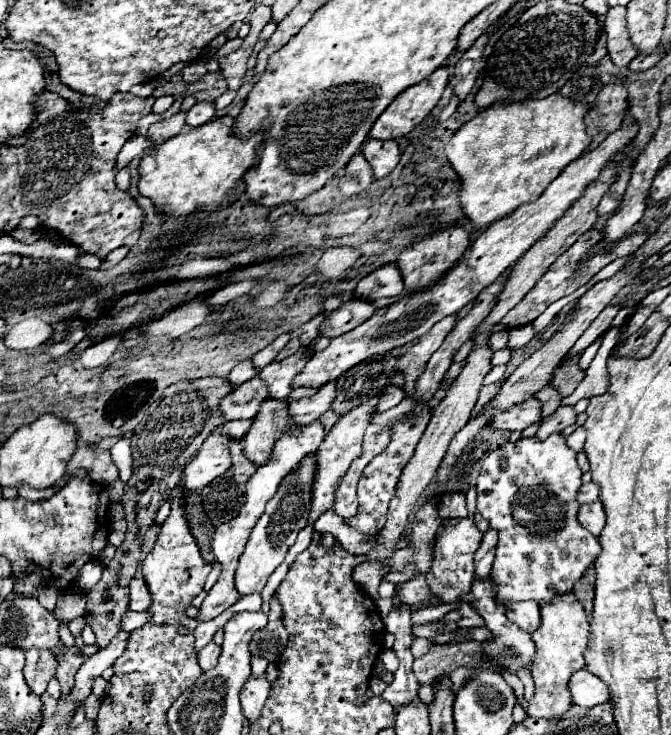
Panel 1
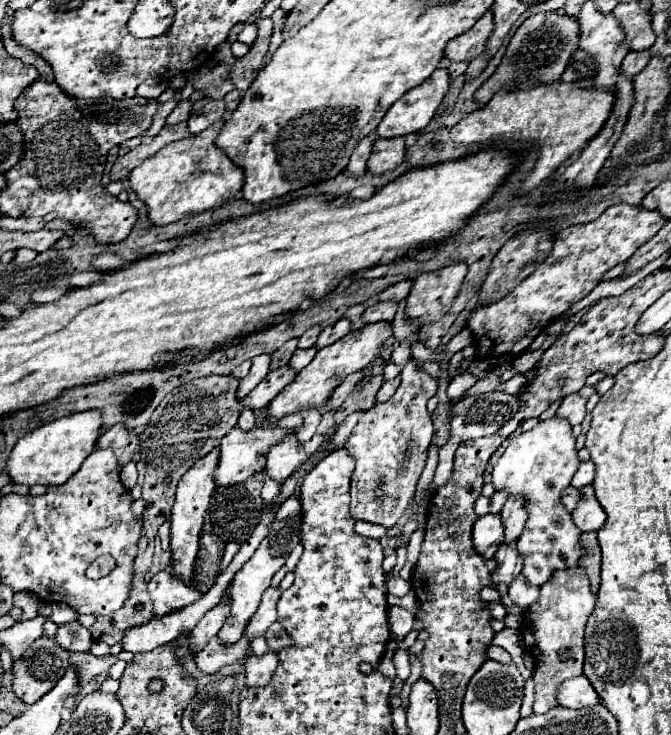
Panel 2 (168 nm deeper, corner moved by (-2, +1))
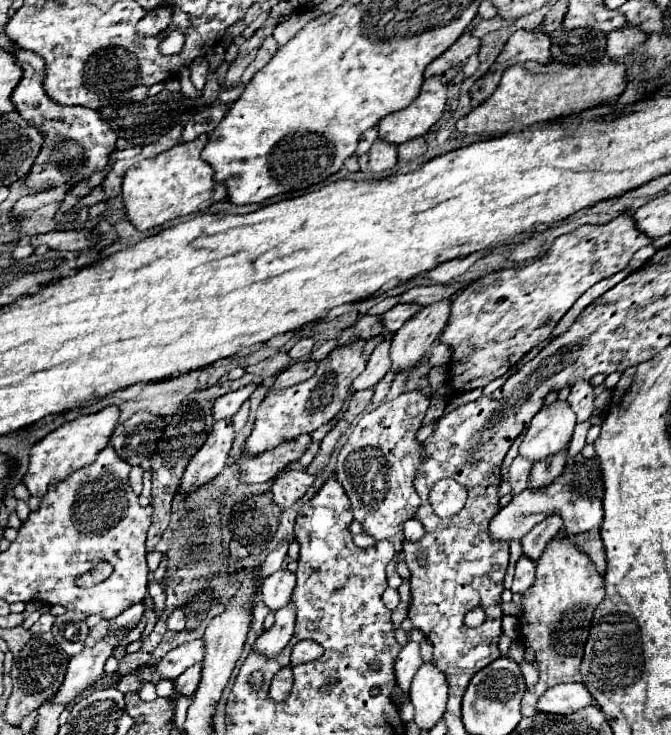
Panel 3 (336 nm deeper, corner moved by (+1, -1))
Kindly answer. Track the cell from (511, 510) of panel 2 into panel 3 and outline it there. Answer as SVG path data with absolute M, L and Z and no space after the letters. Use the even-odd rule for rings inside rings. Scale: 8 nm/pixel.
M565 446L559 454L547 456L543 462L537 462L533 466L533 472L529 478L529 488L541 488L541 486L547 486L551 480L555 480L565 468L567 450L569 450L569 446Z

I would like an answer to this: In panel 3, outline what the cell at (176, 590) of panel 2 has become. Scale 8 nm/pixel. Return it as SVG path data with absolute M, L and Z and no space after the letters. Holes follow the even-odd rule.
M177 608L177 610L169 616L167 628L169 628L171 632L181 632L181 630L185 630L185 614L183 614L183 608Z

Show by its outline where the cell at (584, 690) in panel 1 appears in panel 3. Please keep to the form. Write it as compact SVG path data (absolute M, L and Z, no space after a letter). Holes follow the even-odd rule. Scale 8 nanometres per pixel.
M559 684L539 698L537 710L551 714L571 714L589 704L591 694L583 684Z

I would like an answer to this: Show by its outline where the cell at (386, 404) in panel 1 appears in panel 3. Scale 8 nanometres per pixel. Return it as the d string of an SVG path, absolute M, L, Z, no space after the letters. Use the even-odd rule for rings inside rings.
M387 372L387 376L381 378L381 382L375 386L375 394L373 394L373 402L375 402L375 404L379 404L379 402L387 396L393 378L395 378L395 374L393 374L393 372Z

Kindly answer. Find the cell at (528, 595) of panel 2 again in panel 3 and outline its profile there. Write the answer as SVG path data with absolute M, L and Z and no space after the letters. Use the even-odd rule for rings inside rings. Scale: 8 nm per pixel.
M523 554L523 556L519 558L519 562L517 562L517 566L515 566L515 580L513 580L511 590L523 594L523 592L531 586L533 580L535 580L535 562L529 560L529 558Z

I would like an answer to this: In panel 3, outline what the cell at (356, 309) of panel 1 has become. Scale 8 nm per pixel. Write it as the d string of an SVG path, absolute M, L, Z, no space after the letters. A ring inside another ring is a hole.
M399 304L399 306L391 308L389 312L385 312L381 316L381 320L387 326L387 330L391 334L395 334L403 326L403 322L407 322L409 318L413 318L419 310L421 310L421 306L415 306L415 304Z

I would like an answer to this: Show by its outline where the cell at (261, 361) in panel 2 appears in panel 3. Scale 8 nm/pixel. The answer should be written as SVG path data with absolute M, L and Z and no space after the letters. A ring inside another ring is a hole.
M245 386L245 388L239 388L235 392L229 392L221 398L215 400L215 406L211 408L211 413L214 419L217 420L231 420L235 415L235 412L239 410L239 406L257 390L257 386Z

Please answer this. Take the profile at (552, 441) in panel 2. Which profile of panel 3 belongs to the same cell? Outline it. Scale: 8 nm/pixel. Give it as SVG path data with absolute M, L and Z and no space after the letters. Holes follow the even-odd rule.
M555 400L543 406L531 420L519 454L533 462L539 462L551 454L557 454L569 444L575 426L575 412L567 402Z

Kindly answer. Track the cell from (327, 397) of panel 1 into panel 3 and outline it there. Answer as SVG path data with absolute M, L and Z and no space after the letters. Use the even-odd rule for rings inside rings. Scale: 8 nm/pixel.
M383 340L371 354L367 368L363 370L363 374L359 374L359 378L355 378L353 382L353 392L357 390L365 390L365 388L373 388L389 370L391 370L391 358L389 358L389 346L391 340Z

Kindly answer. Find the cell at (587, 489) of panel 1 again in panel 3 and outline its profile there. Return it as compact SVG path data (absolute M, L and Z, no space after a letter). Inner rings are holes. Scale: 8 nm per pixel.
M551 516L551 518L545 518L541 524L537 524L523 540L523 552L533 560L537 562L541 552L545 550L545 544L549 540L553 540L553 536L557 536L557 532L563 528L563 520L559 516Z

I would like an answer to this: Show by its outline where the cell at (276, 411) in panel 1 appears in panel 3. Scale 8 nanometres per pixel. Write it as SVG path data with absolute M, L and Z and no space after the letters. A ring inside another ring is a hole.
M303 470L283 472L271 490L275 504L283 510L291 508L299 498L303 498L307 494L307 490L313 486L313 482L315 482L315 478L309 472L303 472Z

